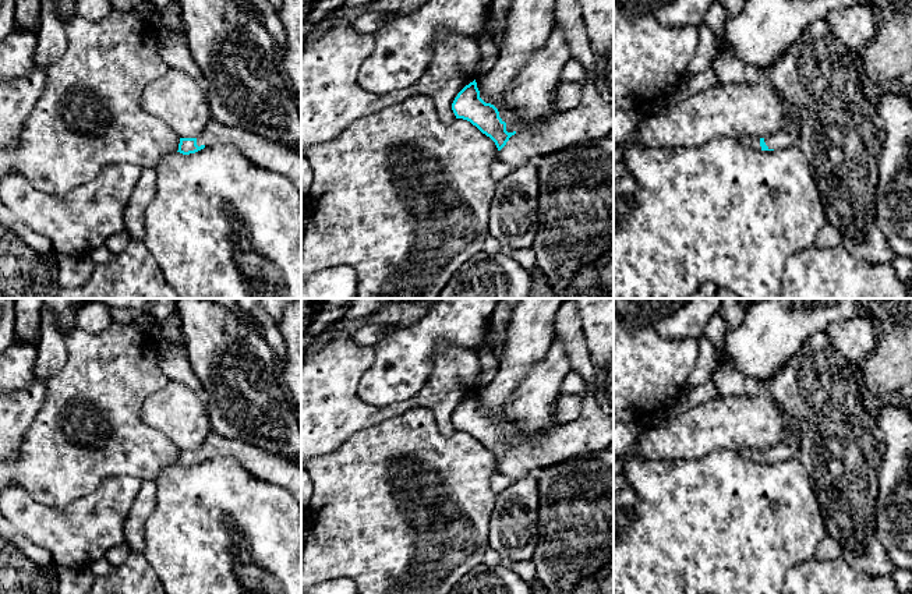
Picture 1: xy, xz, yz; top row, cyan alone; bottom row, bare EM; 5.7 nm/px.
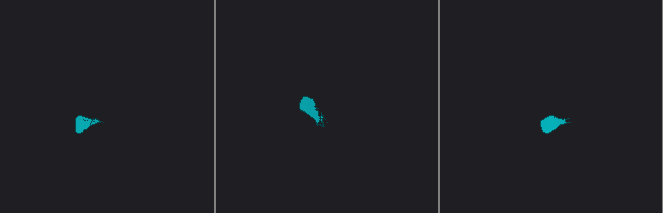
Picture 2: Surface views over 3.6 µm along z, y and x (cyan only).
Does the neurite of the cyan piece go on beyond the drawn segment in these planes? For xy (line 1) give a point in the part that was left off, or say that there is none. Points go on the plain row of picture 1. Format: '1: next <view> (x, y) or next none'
1: next xy (279, 469)

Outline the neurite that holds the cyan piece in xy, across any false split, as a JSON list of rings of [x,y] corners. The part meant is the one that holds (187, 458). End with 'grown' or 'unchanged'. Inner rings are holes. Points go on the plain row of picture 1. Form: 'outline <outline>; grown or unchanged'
outline [[[212,431],[199,449],[180,450],[177,464],[190,467],[215,456],[233,457],[257,478],[284,487],[301,506],[301,463],[283,453],[268,452]]]; grown

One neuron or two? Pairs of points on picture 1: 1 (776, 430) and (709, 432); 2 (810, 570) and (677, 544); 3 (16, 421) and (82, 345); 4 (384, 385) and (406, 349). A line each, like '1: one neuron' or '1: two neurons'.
1: one neuron
2: two neurons
3: two neurons
4: one neuron

